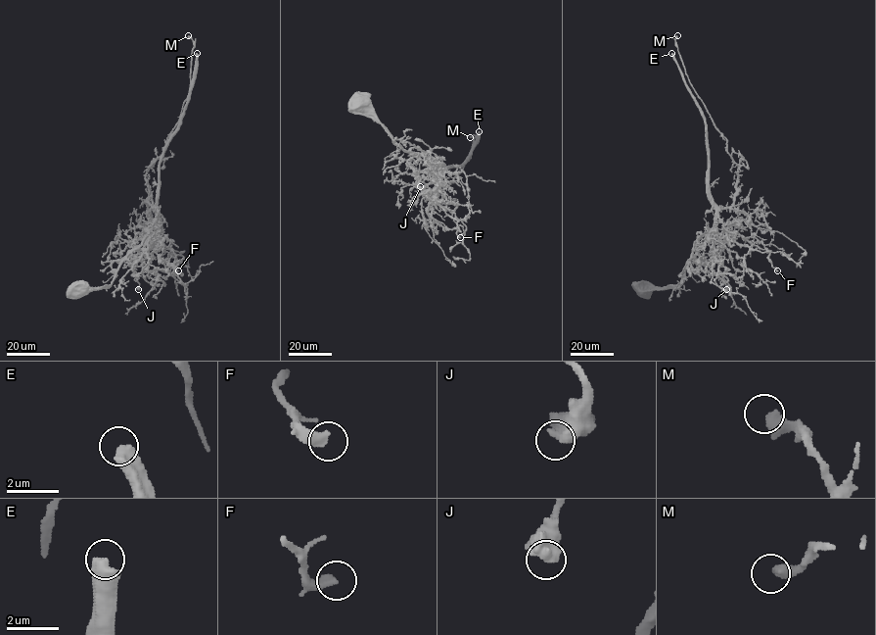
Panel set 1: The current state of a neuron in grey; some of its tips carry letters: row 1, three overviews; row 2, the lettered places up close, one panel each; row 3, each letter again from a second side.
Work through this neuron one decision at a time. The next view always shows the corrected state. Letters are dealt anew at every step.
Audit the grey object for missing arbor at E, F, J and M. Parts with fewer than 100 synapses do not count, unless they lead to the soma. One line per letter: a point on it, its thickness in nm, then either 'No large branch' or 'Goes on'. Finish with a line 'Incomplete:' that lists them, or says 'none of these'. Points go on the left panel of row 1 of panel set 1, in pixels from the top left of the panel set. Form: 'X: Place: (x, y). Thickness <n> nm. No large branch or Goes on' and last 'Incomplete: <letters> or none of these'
E: Place: (197, 53). Thickness 600 nm. Goes on
F: Place: (178, 270). Thickness 360 nm. No large branch
J: Place: (138, 289). Thickness 700 nm. No large branch
M: Place: (188, 35). Thickness 480 nm. No large branch
Incomplete: E

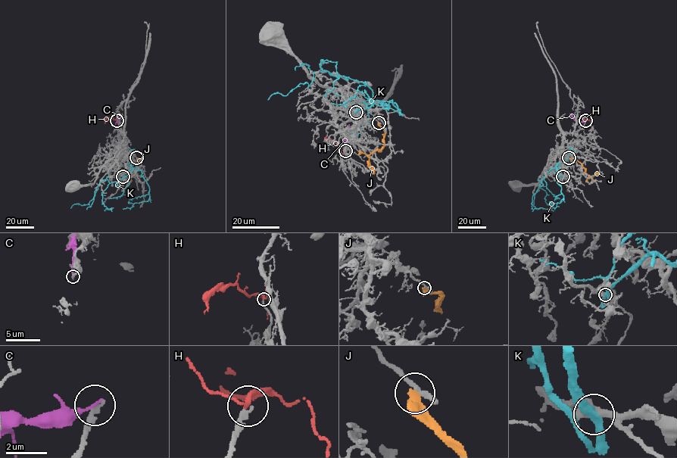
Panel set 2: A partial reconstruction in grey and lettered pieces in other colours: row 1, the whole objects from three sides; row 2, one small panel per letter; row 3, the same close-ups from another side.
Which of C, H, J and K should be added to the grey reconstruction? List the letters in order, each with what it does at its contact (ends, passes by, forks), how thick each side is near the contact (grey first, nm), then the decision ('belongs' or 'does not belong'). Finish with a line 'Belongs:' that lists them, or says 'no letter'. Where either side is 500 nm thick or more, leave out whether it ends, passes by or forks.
C: it ends | 280/180 nm | does not belong
H: it passes by | 190/200 nm | belongs
J: it ends | 200/380 nm | does not belong
K: it passes by | 400/340 nm | does not belong
Belongs: H

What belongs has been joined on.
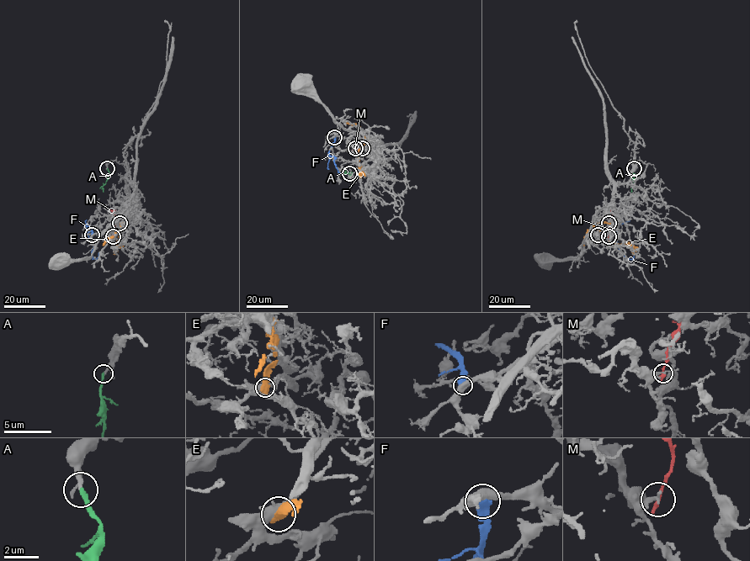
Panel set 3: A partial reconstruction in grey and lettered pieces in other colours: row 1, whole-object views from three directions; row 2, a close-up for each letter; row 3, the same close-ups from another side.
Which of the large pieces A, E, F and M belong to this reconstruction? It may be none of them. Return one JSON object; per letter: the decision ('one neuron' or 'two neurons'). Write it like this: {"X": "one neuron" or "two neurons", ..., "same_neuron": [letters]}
{"A": "one neuron", "E": "two neurons", "F": "two neurons", "M": "two neurons", "same_neuron": ["A"]}

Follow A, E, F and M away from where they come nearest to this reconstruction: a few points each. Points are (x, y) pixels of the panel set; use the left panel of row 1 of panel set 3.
A: (107, 168), (109, 177), (103, 186), (103, 192)
E: (120, 223), (122, 222), (121, 230), (115, 242), (119, 246), (114, 254)
F: (93, 235), (92, 230), (87, 226), (93, 246), (93, 258), (98, 256), (98, 252)
M: (113, 236), (116, 224), (115, 215), (109, 209)

